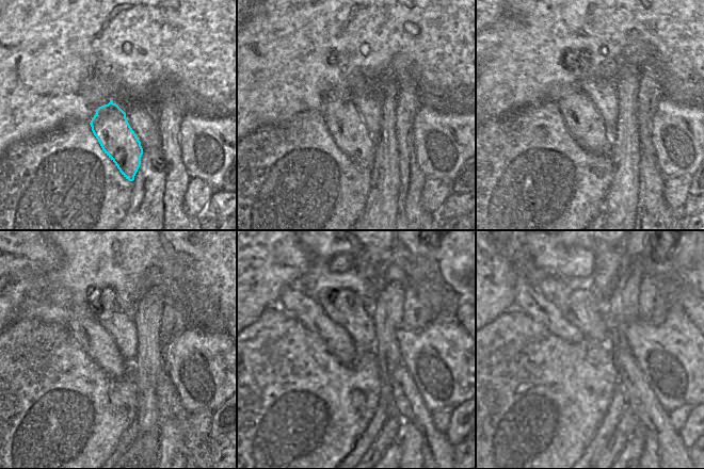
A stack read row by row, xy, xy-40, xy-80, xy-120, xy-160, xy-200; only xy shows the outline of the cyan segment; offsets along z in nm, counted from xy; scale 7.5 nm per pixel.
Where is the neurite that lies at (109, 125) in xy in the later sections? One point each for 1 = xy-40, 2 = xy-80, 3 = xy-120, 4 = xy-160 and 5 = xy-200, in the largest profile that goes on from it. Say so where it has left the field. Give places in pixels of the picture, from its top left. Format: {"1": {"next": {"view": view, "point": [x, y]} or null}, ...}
{"1": {"next": {"view": "xy-40", "point": [346, 125]}}, "2": {"next": {"view": "xy-80", "point": [582, 120]}}, "3": {"next": {"view": "xy-120", "point": [96, 342]}}, "4": {"next": {"view": "xy-160", "point": [307, 311]}}, "5": {"next": {"view": "xy-200", "point": [527, 297]}}}

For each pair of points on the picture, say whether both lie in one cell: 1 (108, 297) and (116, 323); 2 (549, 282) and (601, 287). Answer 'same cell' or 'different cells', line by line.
1: same cell
2: different cells

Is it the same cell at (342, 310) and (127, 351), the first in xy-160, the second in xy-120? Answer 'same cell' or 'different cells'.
same cell

